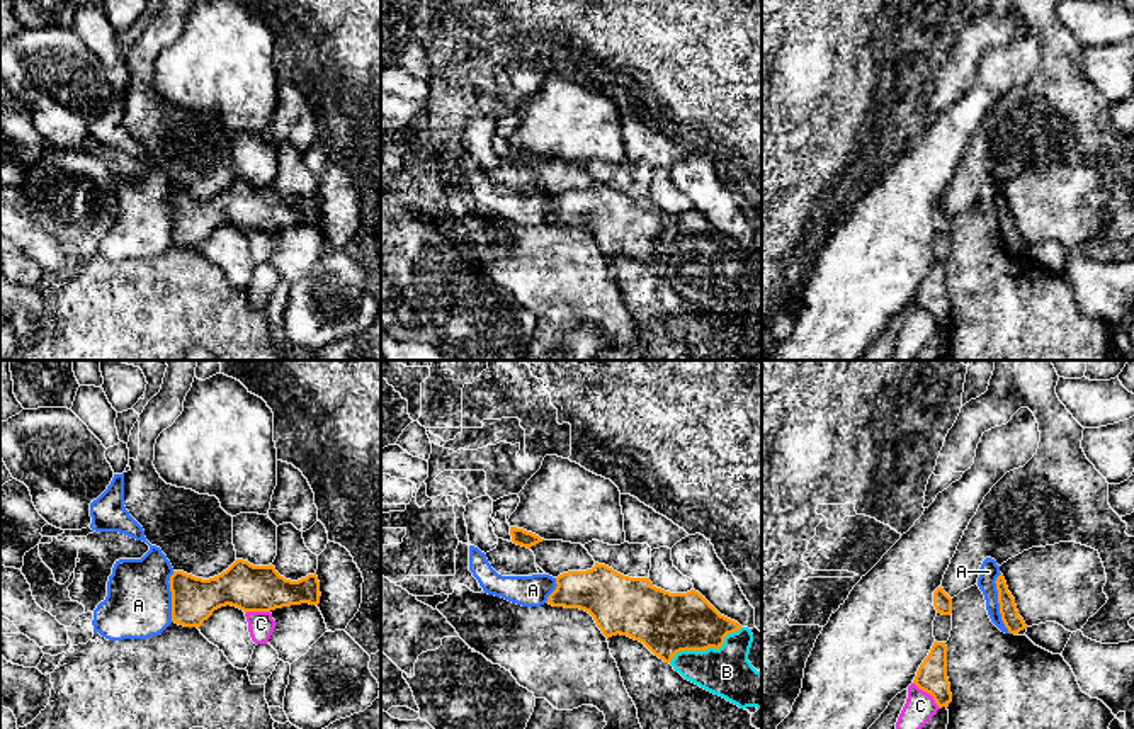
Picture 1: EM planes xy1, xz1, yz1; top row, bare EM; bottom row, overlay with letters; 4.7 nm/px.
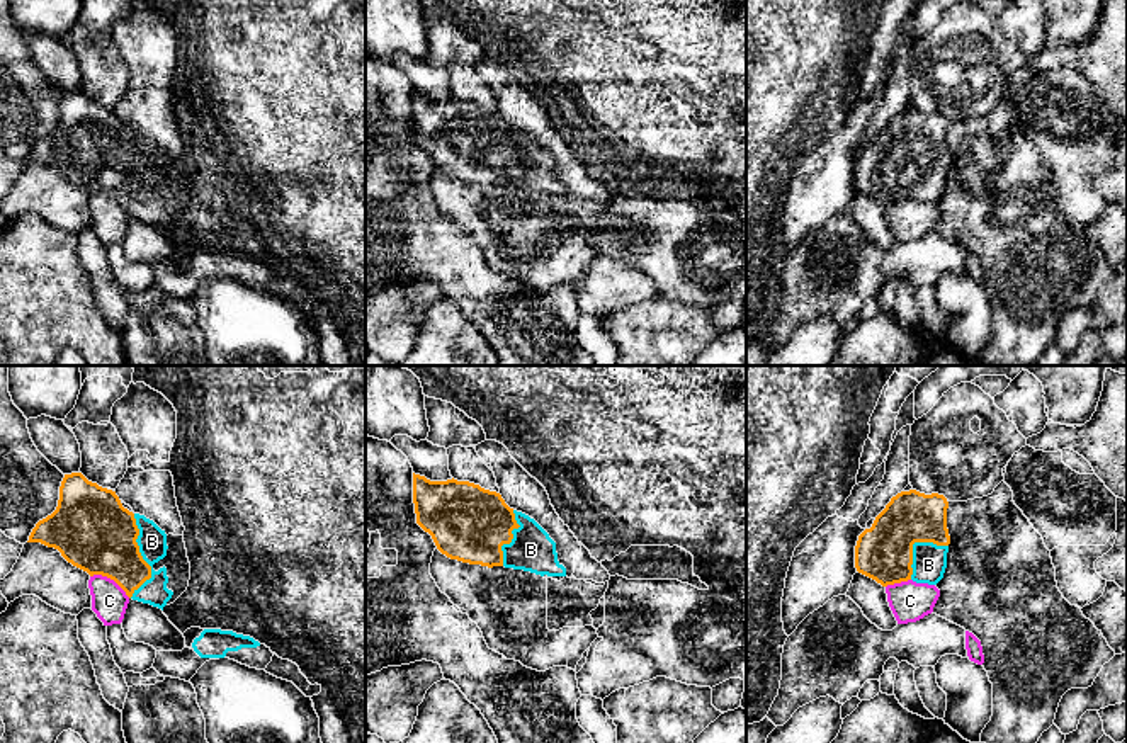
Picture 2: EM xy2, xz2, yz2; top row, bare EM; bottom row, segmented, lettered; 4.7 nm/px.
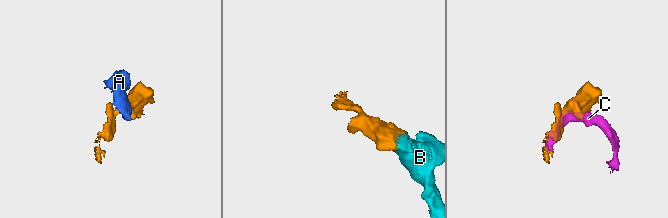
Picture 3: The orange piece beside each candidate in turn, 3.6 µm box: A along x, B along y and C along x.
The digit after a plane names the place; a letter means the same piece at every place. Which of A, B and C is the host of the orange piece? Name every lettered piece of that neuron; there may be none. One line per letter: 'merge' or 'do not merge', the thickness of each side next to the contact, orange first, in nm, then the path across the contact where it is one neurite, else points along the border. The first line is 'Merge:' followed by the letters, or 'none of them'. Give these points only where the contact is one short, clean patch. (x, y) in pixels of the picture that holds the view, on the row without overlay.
Merge: B
A: do not merge; 90 nm thick on the orange side, 90 nm on the other; border along yz1 (1000, 192), (995, 201), (998, 231), (1010, 252)
B: merge; 360 nm thick on the orange side, 140 nm on the other
C: do not merge; 360 nm thick on the orange side, 170 nm on the other

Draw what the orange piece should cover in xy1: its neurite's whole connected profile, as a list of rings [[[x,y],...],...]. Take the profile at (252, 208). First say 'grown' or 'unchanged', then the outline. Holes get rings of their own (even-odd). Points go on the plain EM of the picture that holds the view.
unchanged | [[[236,178],[221,194],[202,199],[184,190],[170,195],[172,241],[201,246],[214,229],[231,224],[247,231],[270,231],[282,226],[320,223],[316,192],[298,201],[281,195],[272,184],[253,185]]]

